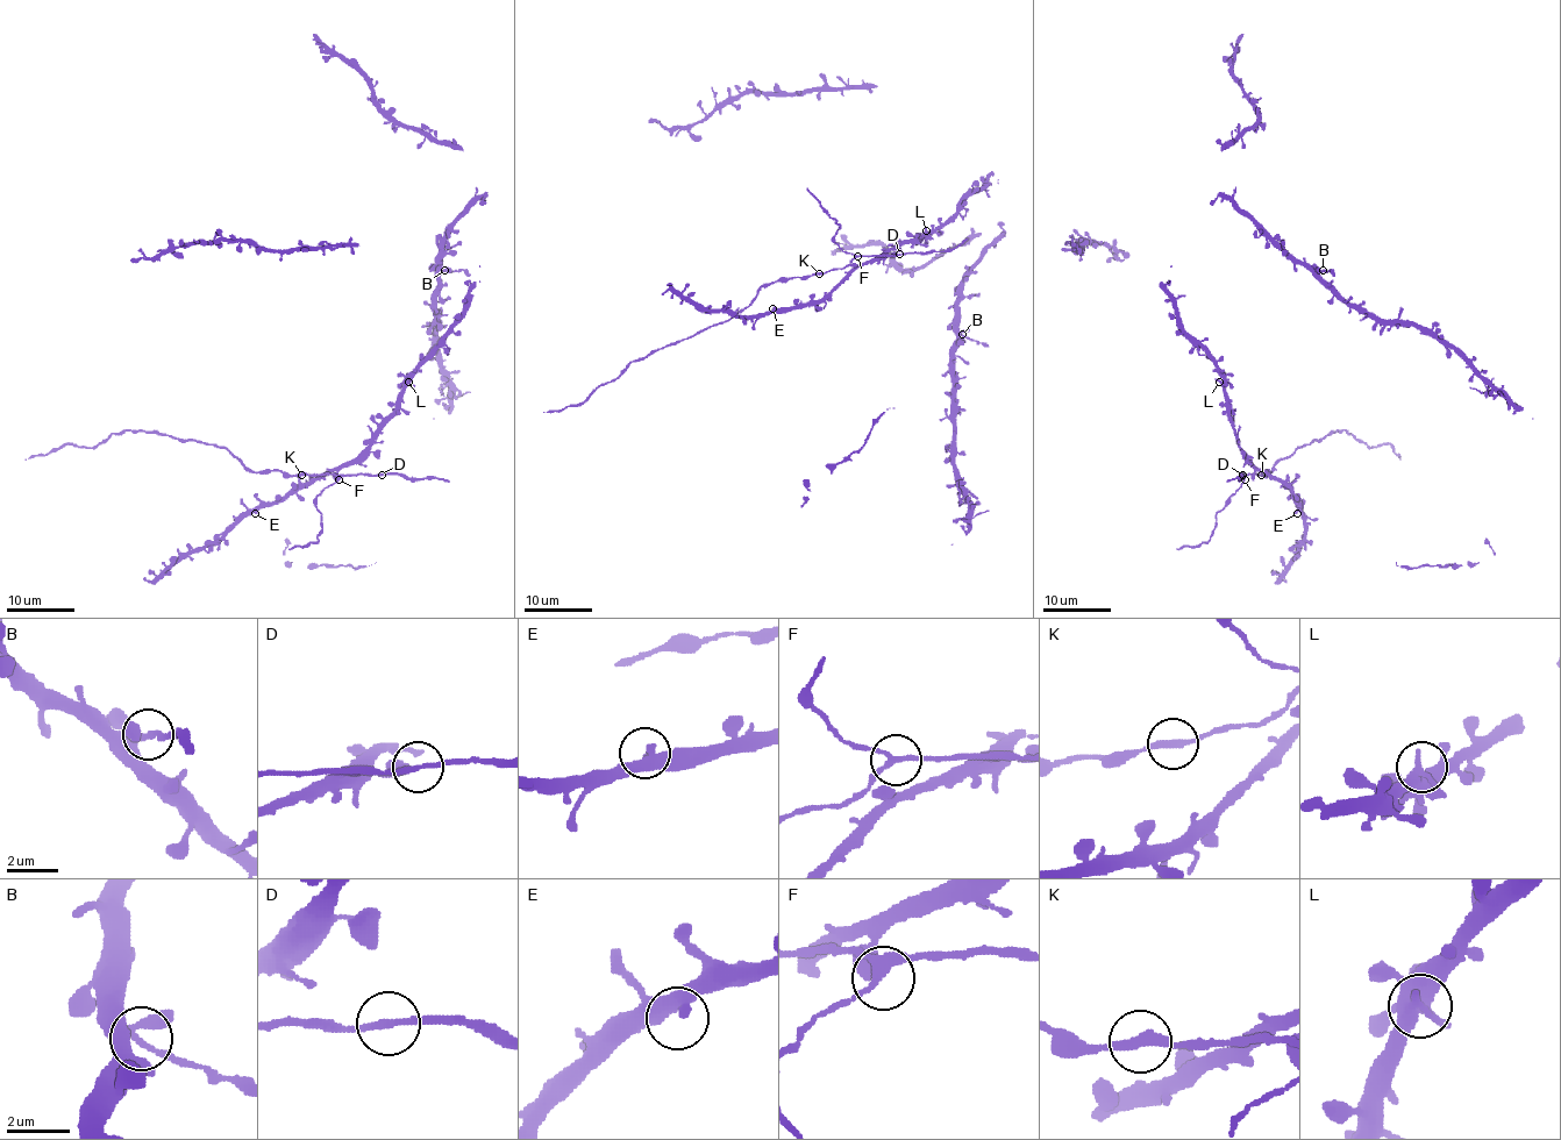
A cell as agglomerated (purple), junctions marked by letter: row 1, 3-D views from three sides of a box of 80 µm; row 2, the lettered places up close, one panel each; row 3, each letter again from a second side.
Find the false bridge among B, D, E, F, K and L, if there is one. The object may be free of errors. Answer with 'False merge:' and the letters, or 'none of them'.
False merge: B

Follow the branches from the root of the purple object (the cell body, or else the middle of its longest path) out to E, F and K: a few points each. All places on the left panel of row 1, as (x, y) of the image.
E: (449, 333), (408, 382), (398, 412), (356, 457), (327, 470), (300, 487), (292, 487), (255, 513)
F: (449, 333), (408, 382), (398, 412), (356, 457), (334, 475), (339, 479)
K: (449, 333), (408, 382), (398, 412), (356, 457), (332, 475), (301, 475)

